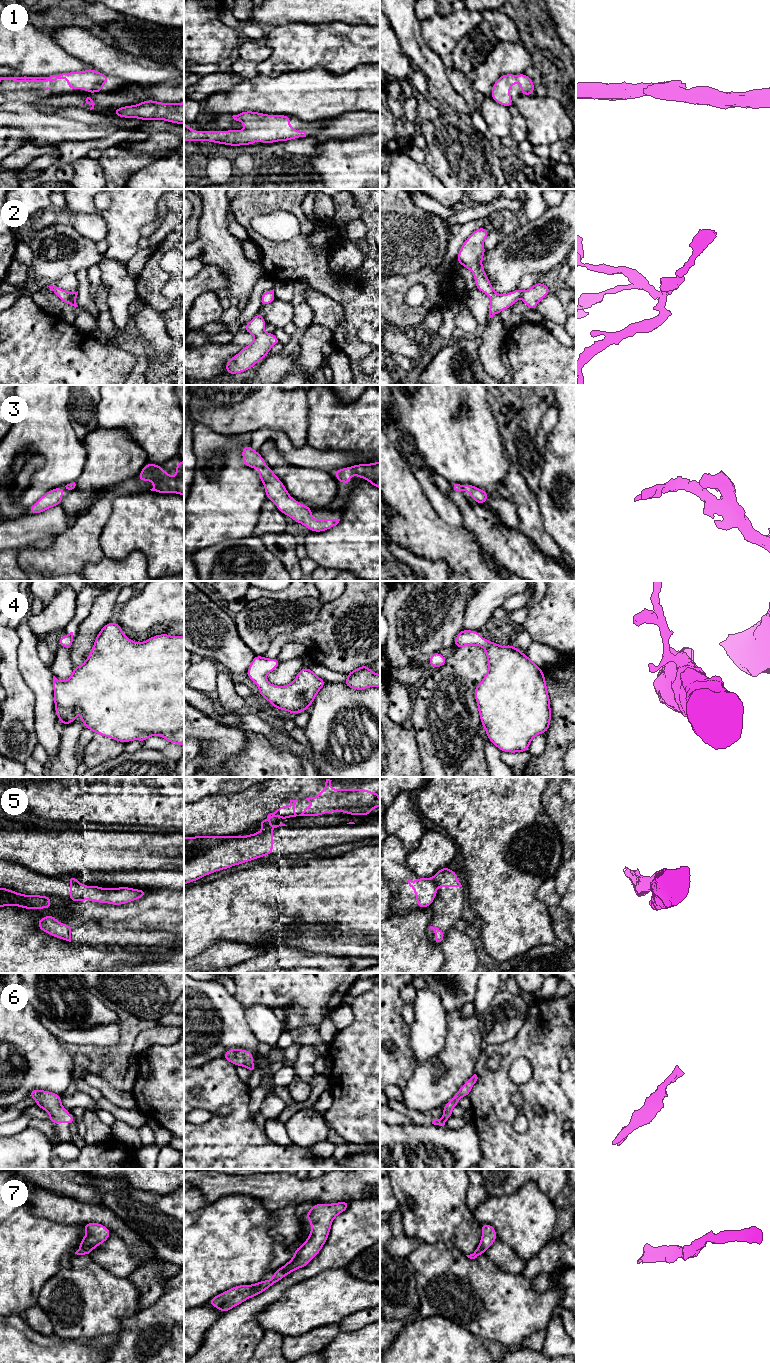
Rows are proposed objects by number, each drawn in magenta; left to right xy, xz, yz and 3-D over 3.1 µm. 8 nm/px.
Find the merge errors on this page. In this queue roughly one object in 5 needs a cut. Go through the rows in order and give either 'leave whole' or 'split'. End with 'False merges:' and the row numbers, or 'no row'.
1: leave whole
2: leave whole
3: leave whole
4: leave whole
5: split
6: leave whole
7: leave whole
False merges: 5

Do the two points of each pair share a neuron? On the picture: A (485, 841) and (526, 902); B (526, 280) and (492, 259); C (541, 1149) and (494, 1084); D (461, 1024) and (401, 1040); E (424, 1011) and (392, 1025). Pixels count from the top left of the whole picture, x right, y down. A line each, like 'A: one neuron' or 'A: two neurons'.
A: one neuron
B: two neurons
C: one neuron
D: two neurons
E: two neurons

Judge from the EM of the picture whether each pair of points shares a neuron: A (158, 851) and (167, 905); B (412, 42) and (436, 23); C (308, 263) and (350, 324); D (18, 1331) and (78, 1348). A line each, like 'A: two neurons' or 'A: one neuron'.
A: two neurons
B: two neurons
C: one neuron
D: one neuron

